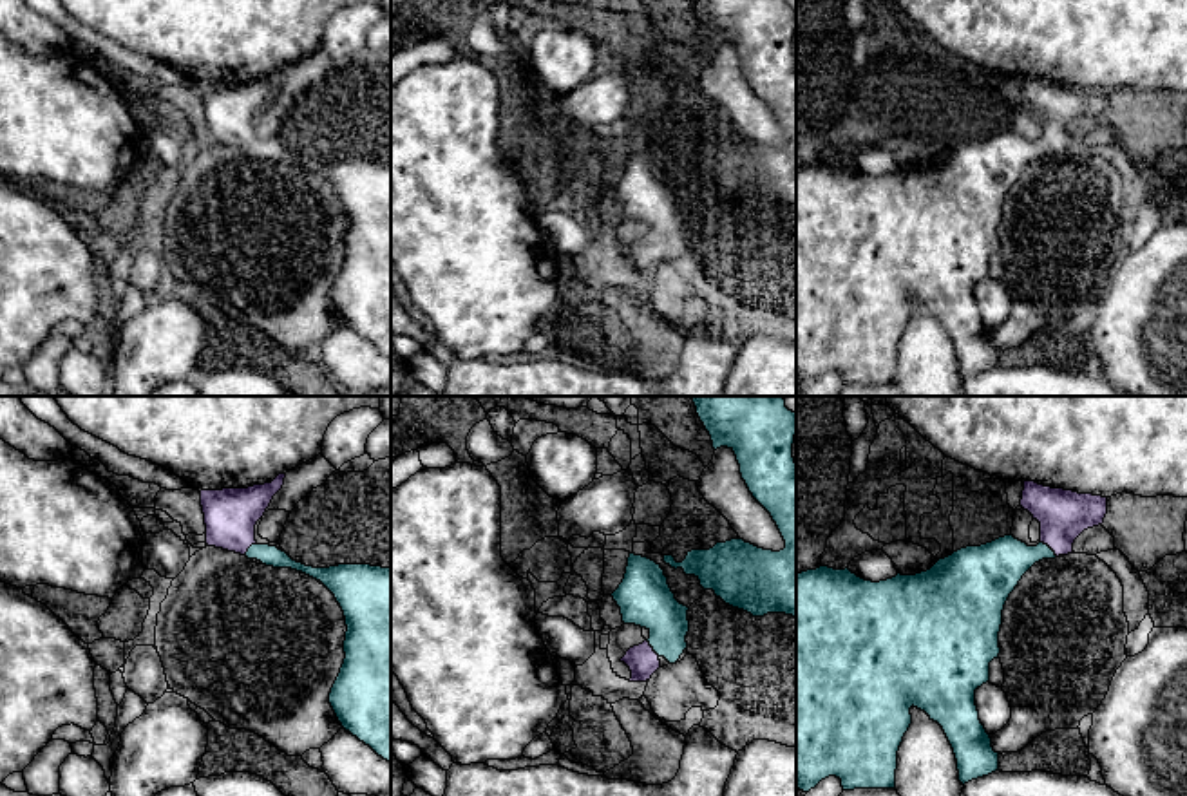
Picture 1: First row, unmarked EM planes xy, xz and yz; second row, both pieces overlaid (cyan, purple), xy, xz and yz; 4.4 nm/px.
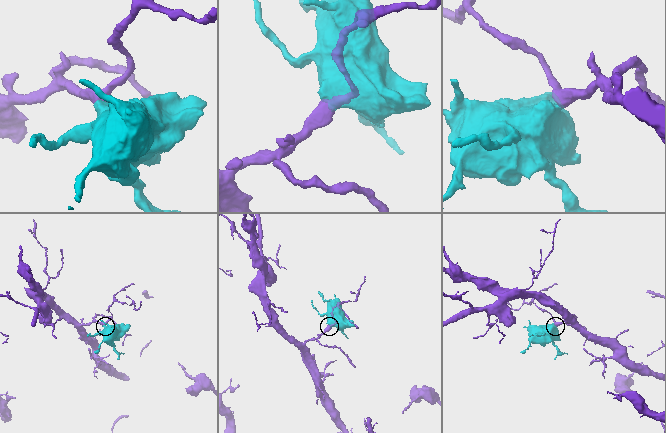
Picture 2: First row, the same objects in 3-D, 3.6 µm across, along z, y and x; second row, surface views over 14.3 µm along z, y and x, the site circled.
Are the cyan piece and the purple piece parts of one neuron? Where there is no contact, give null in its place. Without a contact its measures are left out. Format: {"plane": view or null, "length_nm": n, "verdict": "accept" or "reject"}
{"plane": "yz", "length_nm": 100, "verdict": "accept"}

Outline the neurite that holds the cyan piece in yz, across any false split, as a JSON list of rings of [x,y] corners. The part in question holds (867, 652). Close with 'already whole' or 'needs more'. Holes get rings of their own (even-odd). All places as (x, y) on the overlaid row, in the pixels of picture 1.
[[[1024,481],[1021,507],[1028,510],[1033,519],[1040,523],[1040,543],[1037,546],[1028,546],[1026,543],[1015,539],[1011,534],[999,537],[992,543],[981,546],[966,546],[952,555],[939,559],[930,570],[916,575],[897,573],[892,579],[872,583],[858,577],[849,568],[834,570],[829,566],[820,566],[816,570],[807,570],[796,573],[796,787],[803,792],[814,789],[821,780],[836,776],[841,780],[843,791],[854,789],[896,789],[896,769],[897,769],[897,751],[903,742],[905,733],[912,724],[910,707],[925,711],[930,720],[937,722],[957,760],[959,782],[964,785],[972,780],[988,776],[999,771],[999,753],[992,747],[992,738],[979,720],[979,711],[975,706],[975,689],[990,680],[990,662],[999,659],[999,631],[1002,624],[1002,610],[1015,590],[1022,575],[1042,559],[1055,559],[1059,555],[1073,554],[1075,539],[1087,528],[1104,523],[1107,514],[1107,498],[1093,494],[1078,494],[1064,488],[1051,488],[1039,485],[1035,481]]]; needs more

